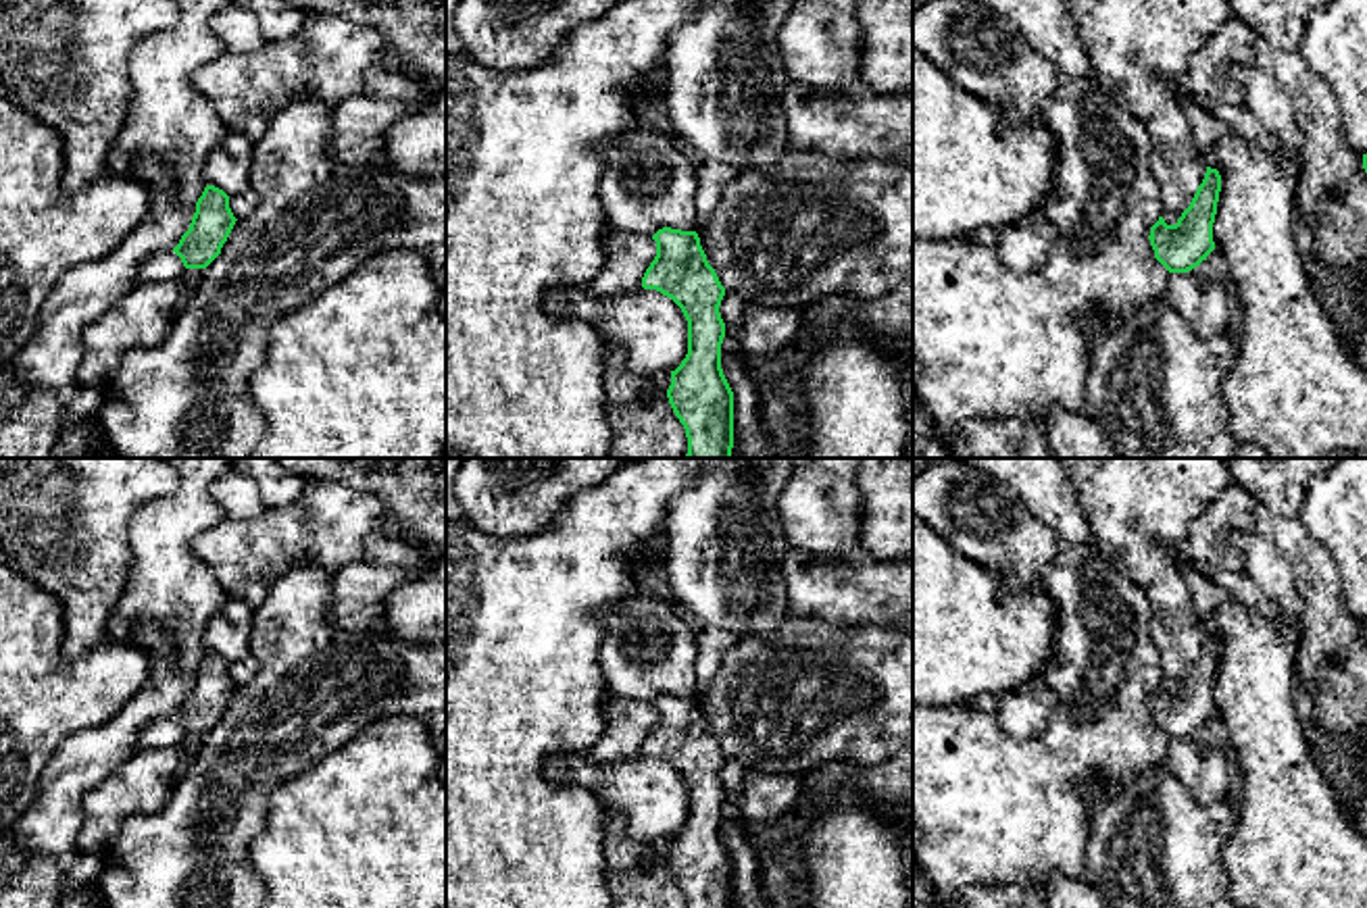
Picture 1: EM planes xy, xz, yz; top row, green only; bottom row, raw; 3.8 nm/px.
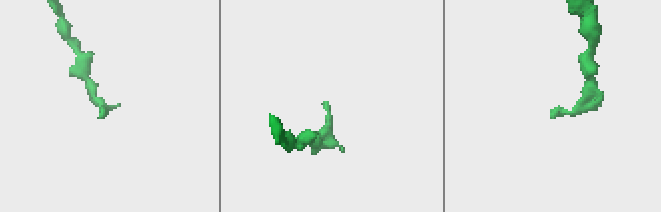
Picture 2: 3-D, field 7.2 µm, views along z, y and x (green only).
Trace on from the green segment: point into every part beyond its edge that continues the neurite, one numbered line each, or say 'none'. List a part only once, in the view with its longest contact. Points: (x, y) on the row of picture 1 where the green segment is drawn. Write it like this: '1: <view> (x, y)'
1: xy (163, 267)

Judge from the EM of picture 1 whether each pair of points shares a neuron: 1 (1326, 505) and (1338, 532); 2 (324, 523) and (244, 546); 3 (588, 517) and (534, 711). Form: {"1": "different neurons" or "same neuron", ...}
{"1": "same neuron", "2": "same neuron", "3": "same neuron"}

